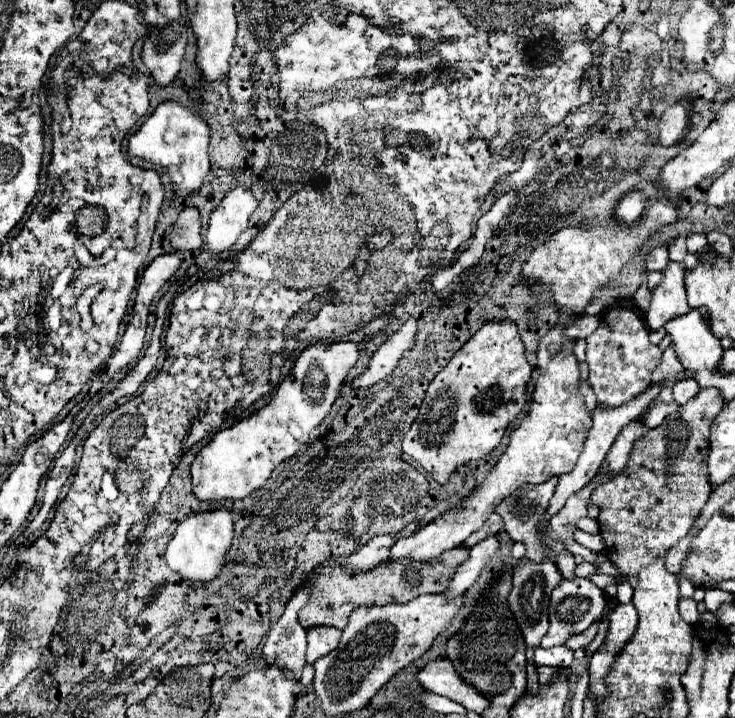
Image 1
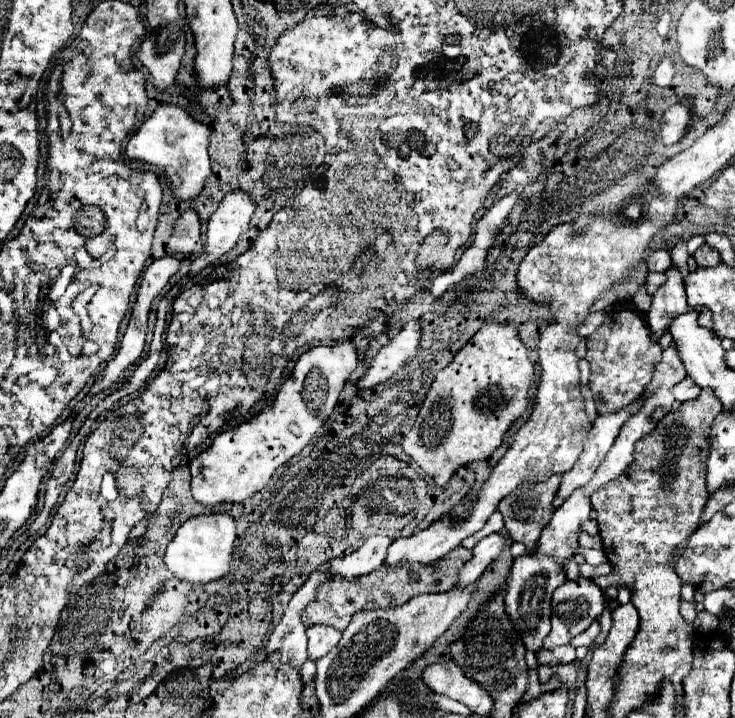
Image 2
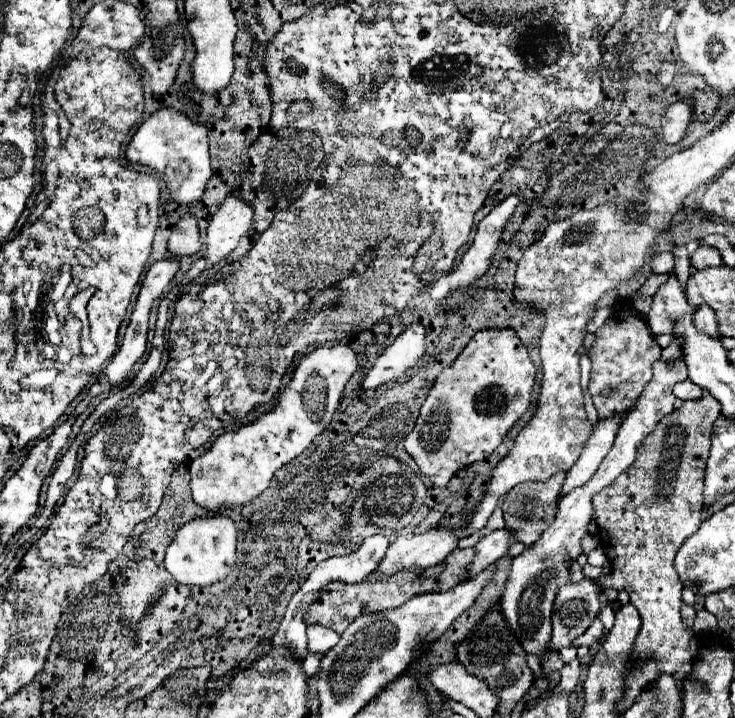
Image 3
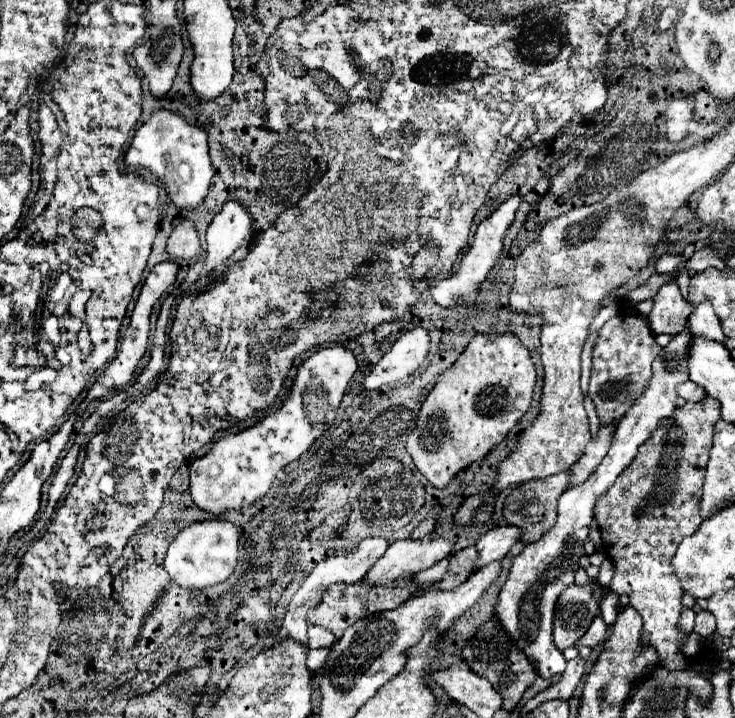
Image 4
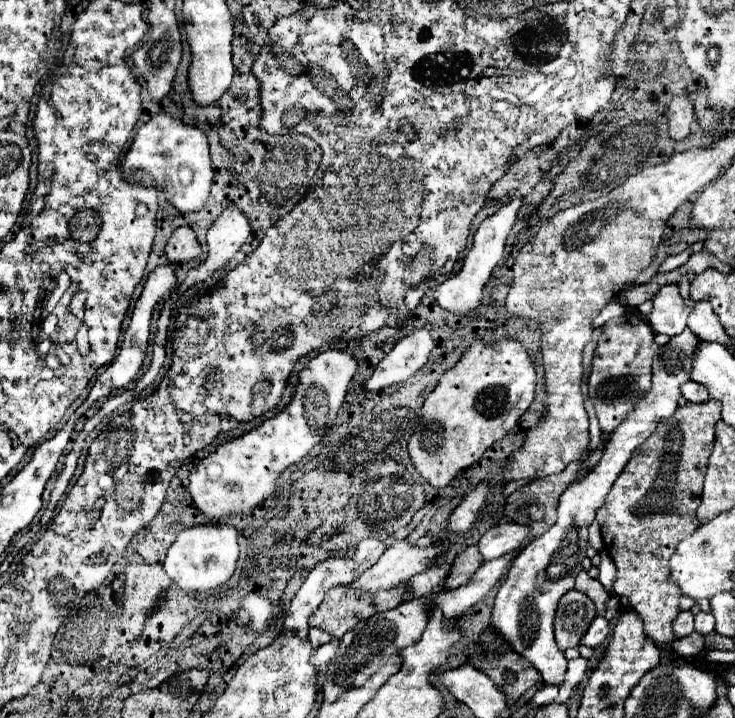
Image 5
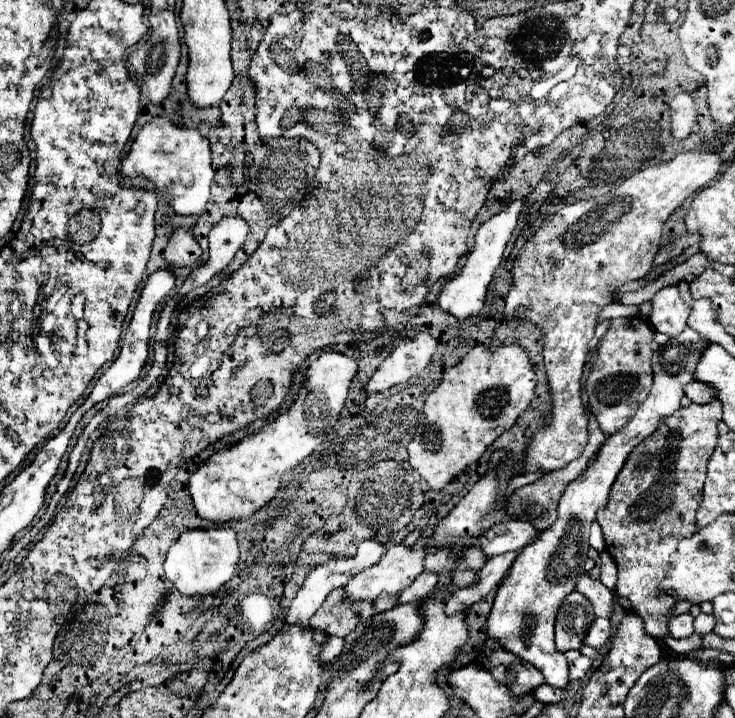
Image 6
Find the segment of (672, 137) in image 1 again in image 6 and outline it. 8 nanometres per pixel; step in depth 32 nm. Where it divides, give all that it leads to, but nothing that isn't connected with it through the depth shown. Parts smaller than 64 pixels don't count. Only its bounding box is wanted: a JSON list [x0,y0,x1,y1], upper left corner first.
[672,92,698,140]

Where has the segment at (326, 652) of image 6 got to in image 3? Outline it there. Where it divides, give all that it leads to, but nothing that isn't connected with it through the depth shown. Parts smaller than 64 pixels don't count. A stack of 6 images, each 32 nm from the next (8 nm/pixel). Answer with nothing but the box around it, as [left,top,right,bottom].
[304,652,324,678]

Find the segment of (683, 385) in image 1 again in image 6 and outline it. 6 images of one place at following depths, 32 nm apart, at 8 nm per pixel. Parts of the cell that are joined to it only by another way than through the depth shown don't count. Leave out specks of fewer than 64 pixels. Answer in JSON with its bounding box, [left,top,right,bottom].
[686,382,716,404]

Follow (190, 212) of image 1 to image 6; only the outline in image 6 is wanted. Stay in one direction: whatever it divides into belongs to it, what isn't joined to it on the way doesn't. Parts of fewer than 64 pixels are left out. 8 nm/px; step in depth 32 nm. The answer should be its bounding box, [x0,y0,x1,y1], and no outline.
[164,230,202,268]

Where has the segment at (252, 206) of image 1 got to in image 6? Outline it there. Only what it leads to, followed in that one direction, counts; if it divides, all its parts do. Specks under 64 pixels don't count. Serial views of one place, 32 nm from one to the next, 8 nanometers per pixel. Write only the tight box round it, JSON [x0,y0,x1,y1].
[192,216,248,288]

